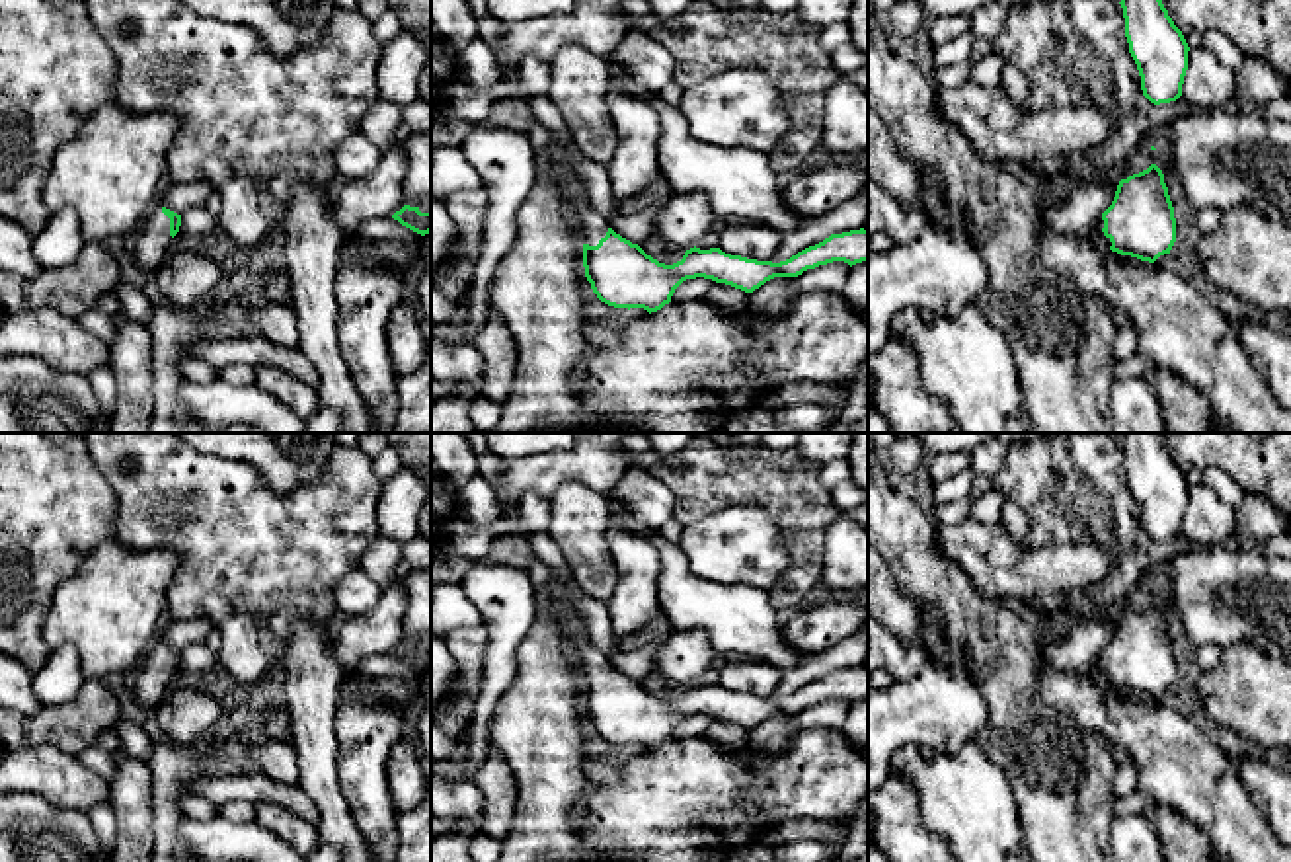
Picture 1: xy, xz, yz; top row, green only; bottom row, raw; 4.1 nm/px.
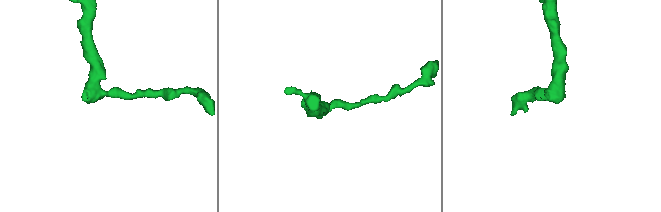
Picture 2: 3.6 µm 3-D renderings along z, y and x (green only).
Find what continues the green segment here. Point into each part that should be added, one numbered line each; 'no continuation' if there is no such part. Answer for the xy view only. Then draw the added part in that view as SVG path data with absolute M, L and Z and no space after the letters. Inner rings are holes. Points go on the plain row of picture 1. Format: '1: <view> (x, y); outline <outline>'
1: xy (145, 687); outline M154 642L125 685L125 706L137 718L154 712L160 696L170 688L170 679L170 655L162 649L162 642Z

